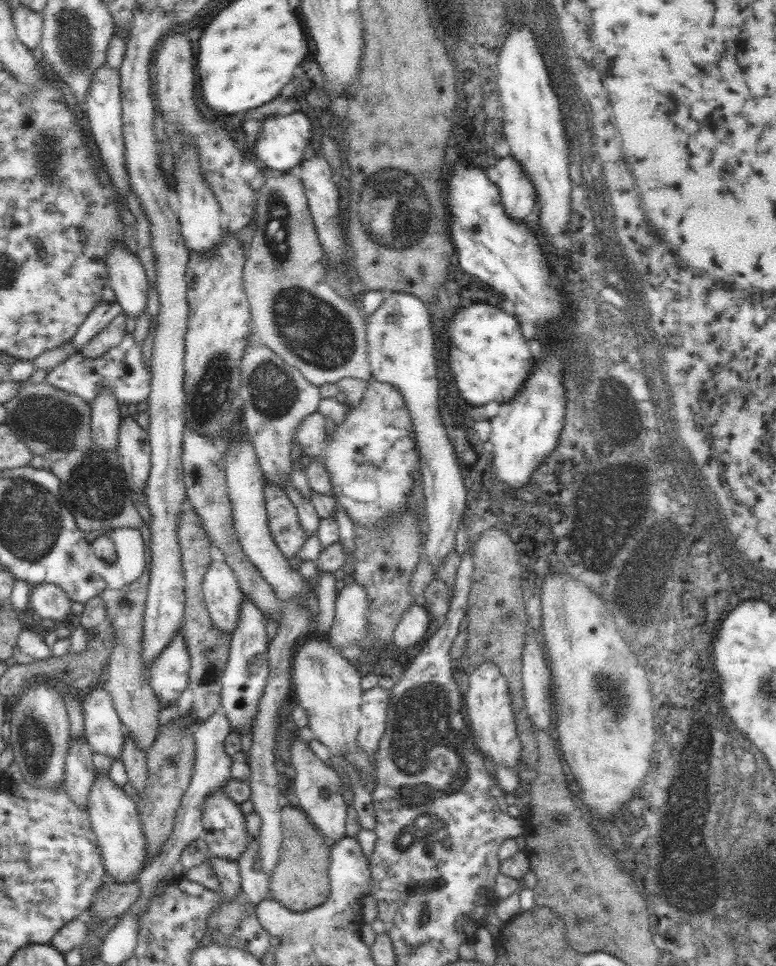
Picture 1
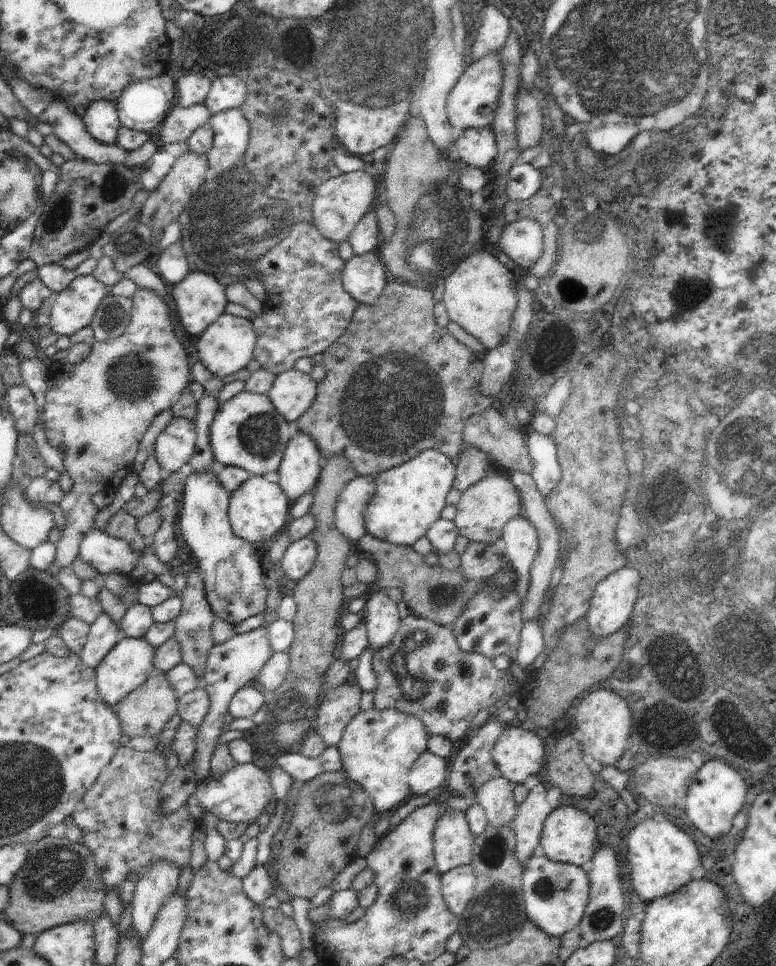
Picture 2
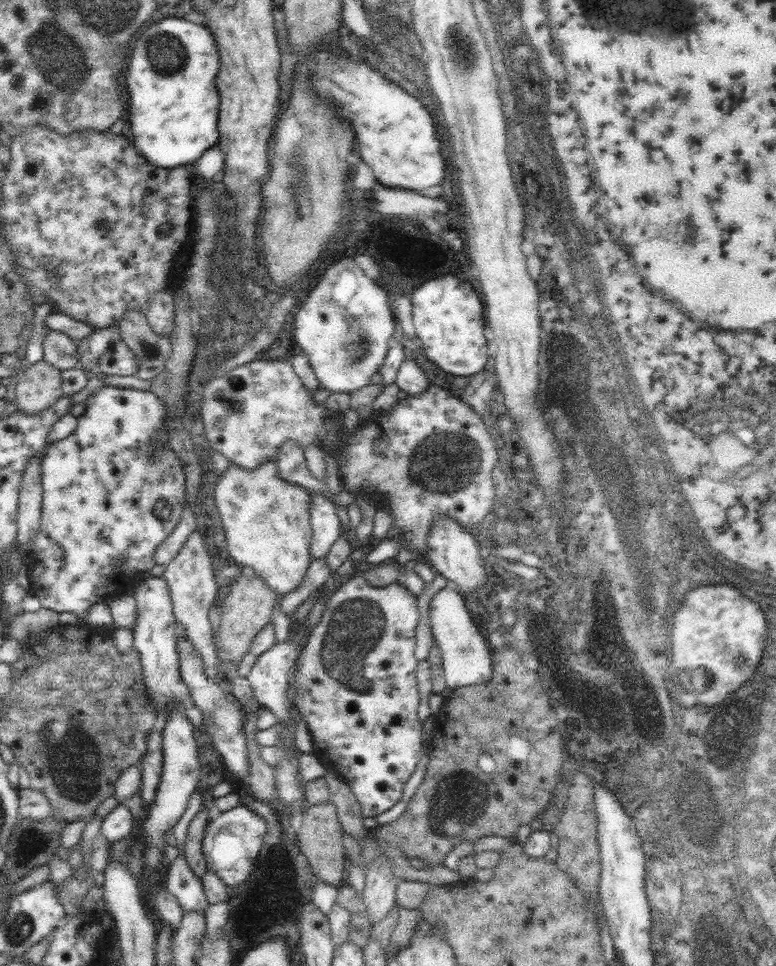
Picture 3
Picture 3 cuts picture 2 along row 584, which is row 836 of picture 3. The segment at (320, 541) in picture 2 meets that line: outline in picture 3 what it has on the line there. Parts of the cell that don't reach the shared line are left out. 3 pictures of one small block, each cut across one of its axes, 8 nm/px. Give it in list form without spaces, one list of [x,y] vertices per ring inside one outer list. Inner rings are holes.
[[[328,800],[305,808],[302,816],[302,825],[296,830],[300,851],[306,856],[306,861],[309,861],[317,879],[339,888],[346,882],[348,864],[342,845],[343,829],[338,818],[337,806]]]

